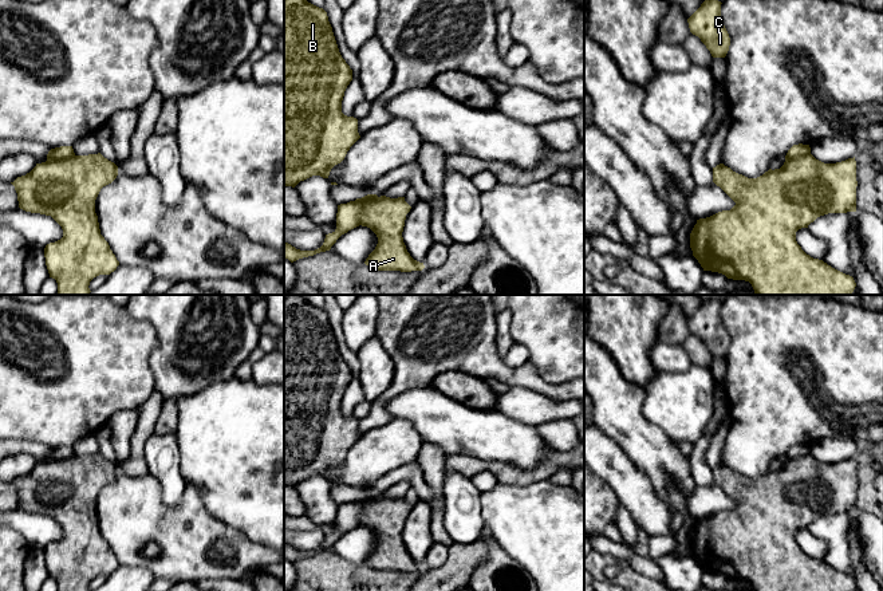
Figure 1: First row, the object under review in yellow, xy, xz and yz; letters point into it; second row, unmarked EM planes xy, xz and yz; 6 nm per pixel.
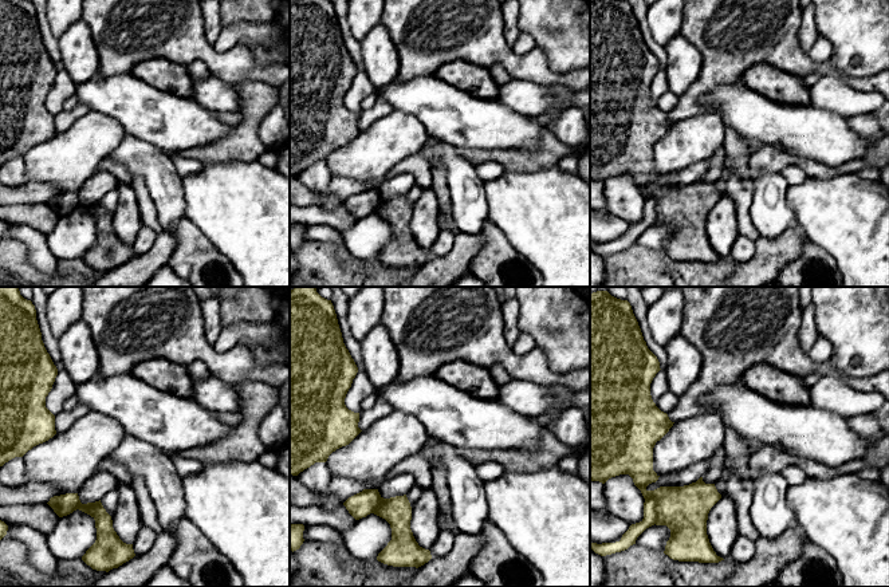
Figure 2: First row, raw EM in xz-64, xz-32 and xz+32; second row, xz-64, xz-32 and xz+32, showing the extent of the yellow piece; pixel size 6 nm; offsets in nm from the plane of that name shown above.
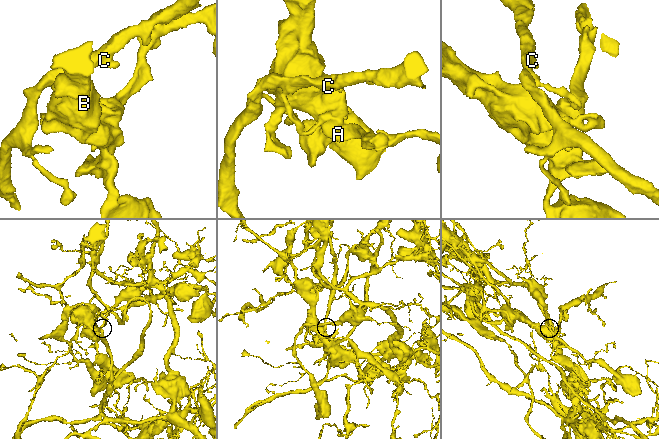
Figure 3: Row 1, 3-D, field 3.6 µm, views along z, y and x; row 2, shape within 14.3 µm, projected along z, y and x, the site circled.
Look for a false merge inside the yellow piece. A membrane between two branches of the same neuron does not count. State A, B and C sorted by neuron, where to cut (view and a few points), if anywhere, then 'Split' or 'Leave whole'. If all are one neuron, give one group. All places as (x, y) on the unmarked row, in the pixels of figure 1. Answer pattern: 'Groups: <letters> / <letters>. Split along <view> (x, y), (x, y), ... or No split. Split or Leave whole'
Groups: A B / C. Split along xz (363, 499), (358, 524). Split

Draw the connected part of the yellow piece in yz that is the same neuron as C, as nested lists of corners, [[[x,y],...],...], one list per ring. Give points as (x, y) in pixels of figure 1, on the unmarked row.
[[[705,300],[687,319],[690,332],[701,339],[713,358],[725,358],[730,338],[721,319],[721,302]]]

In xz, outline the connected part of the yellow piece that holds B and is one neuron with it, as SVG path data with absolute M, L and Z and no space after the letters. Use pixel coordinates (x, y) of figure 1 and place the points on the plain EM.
M291 295L284 299L284 486L295 488L300 481L312 476L328 478L331 469L344 460L350 448L360 438L358 433L358 419L342 413L344 391L351 381L352 370L339 352L327 312L323 308L308 303L305 295Z

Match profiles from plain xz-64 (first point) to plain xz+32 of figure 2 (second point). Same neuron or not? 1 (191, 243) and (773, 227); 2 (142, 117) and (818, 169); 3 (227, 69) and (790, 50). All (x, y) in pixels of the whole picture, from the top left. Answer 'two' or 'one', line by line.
1: two
2: two
3: one

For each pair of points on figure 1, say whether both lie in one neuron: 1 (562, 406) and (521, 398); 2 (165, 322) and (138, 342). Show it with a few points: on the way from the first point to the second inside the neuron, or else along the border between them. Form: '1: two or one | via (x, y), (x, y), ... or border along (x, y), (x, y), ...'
1: one | via (552, 406), (531, 406)
2: two | border along (127, 312), (154, 330), (149, 361)

